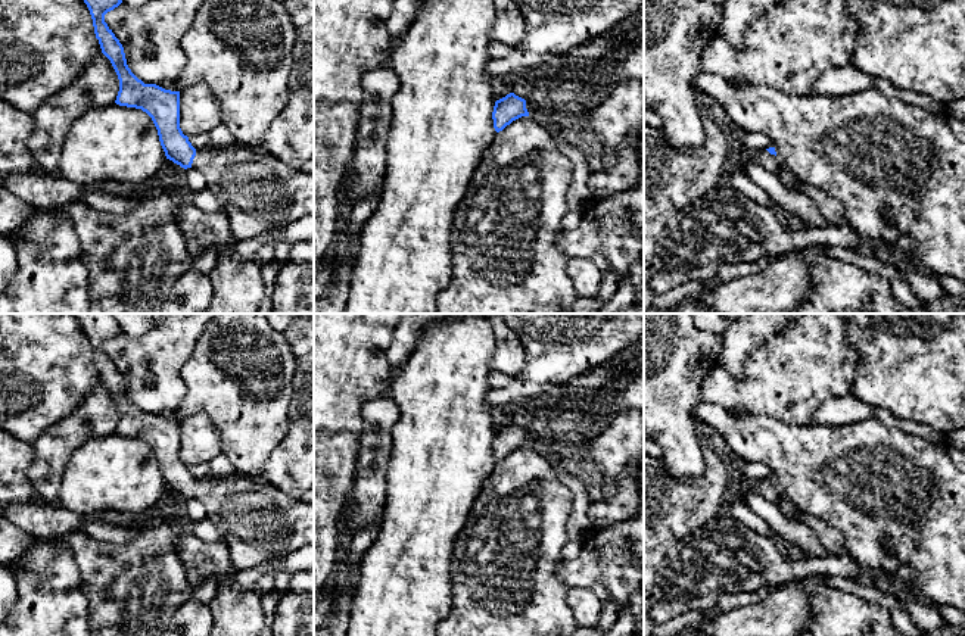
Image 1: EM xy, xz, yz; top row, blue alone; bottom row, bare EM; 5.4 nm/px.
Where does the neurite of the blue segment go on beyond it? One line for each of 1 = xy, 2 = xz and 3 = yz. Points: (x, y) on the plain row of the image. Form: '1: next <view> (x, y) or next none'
1: next xy (260, 524)
2: next xz (559, 427)
3: next yz (771, 492)

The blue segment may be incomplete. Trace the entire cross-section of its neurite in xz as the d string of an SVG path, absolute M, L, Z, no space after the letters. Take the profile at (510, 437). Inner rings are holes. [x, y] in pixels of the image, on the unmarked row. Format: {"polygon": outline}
{"polygon": "M628 352L598 364L591 371L570 378L564 383L566 392L561 398L544 398L545 400L535 400L526 406L529 415L529 425L522 428L514 423L495 431L492 449L496 462L502 461L507 455L522 446L532 446L541 449L554 465L561 465L570 476L576 477L585 487L589 501L597 502L603 498L603 477L598 474L592 464L582 459L578 455L578 449L588 445L595 436L598 436L607 421L601 421L591 414L594 408L594 393L598 389L610 386L628 367Z"}

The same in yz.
{"polygon": "M775 477L757 481L754 492L772 504L778 504L779 498L782 496L781 489L776 486Z"}

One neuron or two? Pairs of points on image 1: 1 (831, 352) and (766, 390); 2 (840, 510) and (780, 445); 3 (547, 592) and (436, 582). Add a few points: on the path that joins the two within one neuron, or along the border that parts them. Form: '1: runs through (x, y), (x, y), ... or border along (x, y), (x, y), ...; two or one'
1: runs through (815, 355), (803, 367), (783, 379); one
2: runs through (825, 493), (796, 460); one
3: border along (454, 549), (450, 573), (451, 608), (444, 617); two

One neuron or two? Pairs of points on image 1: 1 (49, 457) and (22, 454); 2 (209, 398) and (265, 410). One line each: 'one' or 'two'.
1: two
2: one

